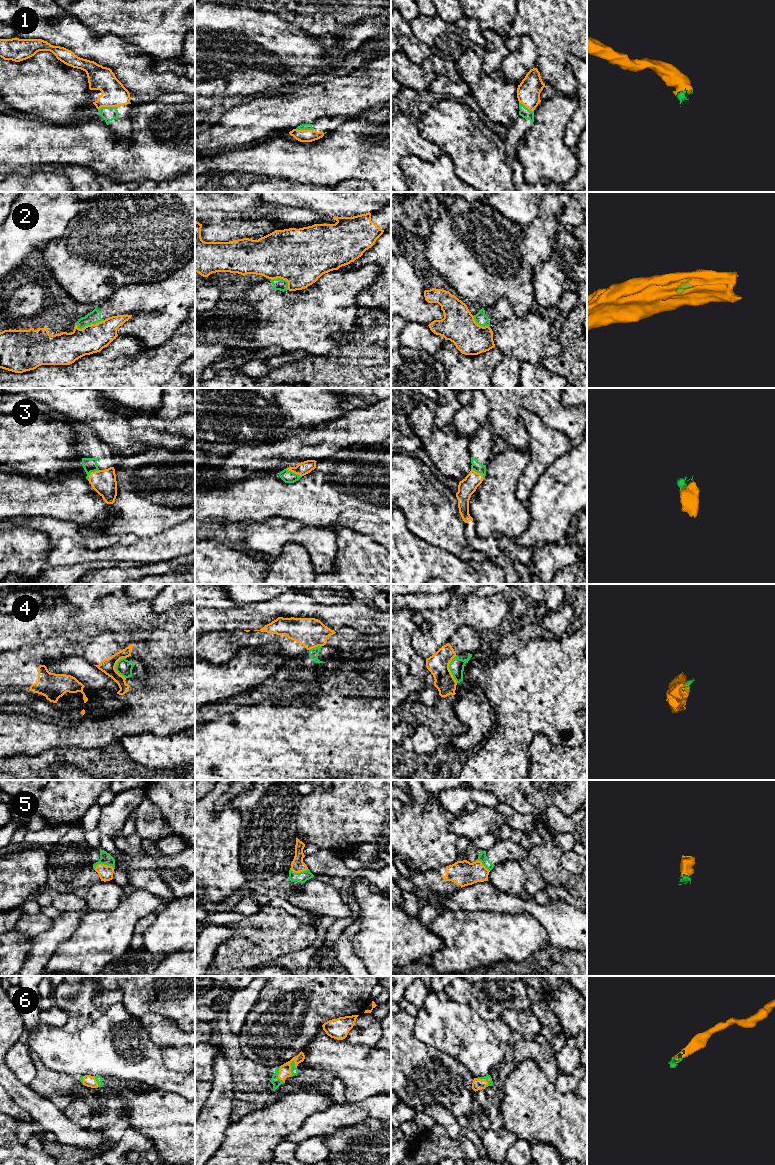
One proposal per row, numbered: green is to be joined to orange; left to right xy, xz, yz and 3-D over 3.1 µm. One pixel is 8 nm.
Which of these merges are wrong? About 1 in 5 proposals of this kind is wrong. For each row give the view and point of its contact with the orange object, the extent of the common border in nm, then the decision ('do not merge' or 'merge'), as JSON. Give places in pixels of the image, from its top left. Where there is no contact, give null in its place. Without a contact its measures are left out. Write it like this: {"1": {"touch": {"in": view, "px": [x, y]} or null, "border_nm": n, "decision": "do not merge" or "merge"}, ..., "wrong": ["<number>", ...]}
{"1": {"touch": {"in": "xy", "px": [107, 106]}, "border_nm": 160, "decision": "merge"}, "2": {"touch": {"in": "xy", "px": [89, 325]}, "border_nm": 260, "decision": "do not merge"}, "3": {"touch": {"in": "xy", "px": [91, 472]}, "border_nm": 130, "decision": "merge"}, "4": {"touch": {"in": "yz", "px": [449, 669]}, "border_nm": 220, "decision": "do not merge"}, "5": {"touch": {"in": "xy", "px": [103, 864]}, "border_nm": 170, "decision": "merge"}, "6": {"touch": {"in": "xz", "px": [290, 1068]}, "border_nm": 140, "decision": "merge"}, "wrong": ["2", "4"]}

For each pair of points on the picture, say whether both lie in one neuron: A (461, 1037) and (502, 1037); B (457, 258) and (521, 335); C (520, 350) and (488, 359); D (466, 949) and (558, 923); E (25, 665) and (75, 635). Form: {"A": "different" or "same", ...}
{"A": "same", "B": "different", "C": "different", "D": "different", "E": "different"}

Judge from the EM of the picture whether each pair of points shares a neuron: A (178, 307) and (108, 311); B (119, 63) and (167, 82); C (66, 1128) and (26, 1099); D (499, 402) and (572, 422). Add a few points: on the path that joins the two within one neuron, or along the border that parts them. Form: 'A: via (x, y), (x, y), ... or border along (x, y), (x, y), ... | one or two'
A: via (161, 305), (125, 305) | one
B: via (131, 67), (144, 80), (155, 81) | one
C: via (56, 1121), (49, 1118), (36, 1105) | one
D: via (517, 402), (543, 402), (554, 413) | one

